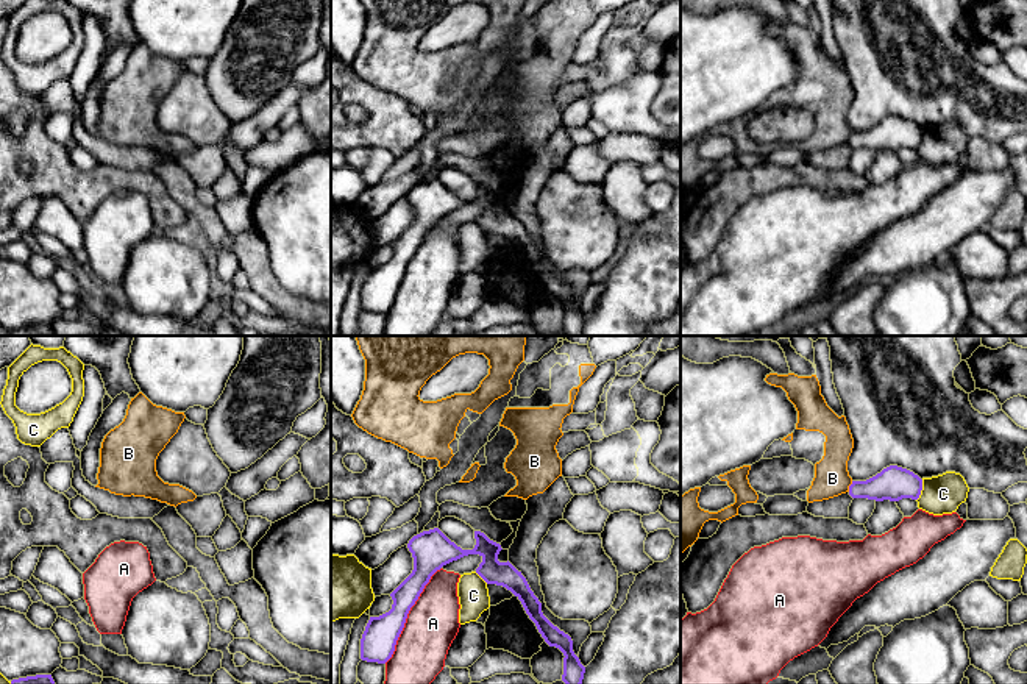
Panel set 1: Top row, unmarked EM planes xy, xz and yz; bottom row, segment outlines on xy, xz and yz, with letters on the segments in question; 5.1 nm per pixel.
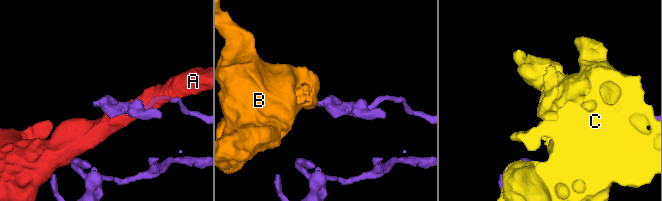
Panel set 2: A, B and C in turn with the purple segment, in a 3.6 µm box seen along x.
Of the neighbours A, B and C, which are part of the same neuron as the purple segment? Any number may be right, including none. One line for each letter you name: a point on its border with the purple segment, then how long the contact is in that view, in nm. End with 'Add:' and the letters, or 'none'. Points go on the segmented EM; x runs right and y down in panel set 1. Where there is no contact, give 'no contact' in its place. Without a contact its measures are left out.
Add: none

